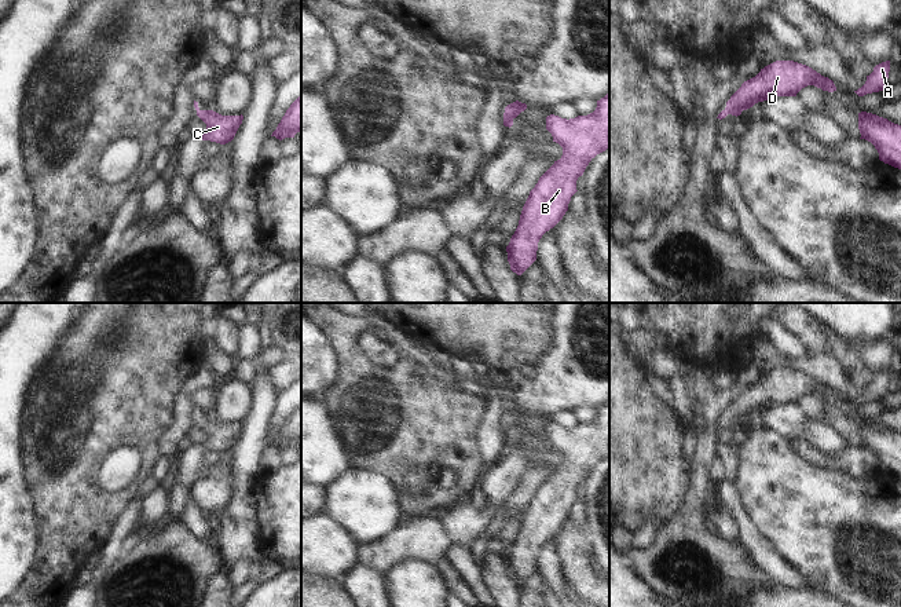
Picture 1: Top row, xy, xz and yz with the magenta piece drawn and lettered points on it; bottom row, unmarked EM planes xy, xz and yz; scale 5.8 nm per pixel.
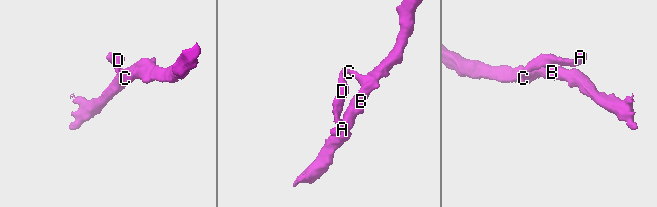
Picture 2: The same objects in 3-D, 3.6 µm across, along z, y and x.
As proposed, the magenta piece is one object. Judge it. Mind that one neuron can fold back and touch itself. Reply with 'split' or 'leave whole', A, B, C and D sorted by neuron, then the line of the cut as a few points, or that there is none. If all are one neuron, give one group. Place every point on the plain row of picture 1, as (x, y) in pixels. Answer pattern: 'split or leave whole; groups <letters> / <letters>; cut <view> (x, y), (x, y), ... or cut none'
leave whole; groups A B C D; cut none

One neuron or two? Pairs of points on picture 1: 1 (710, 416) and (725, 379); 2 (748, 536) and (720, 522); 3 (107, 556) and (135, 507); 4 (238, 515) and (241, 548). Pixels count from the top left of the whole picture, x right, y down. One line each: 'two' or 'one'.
1: two
2: two
3: one
4: one

